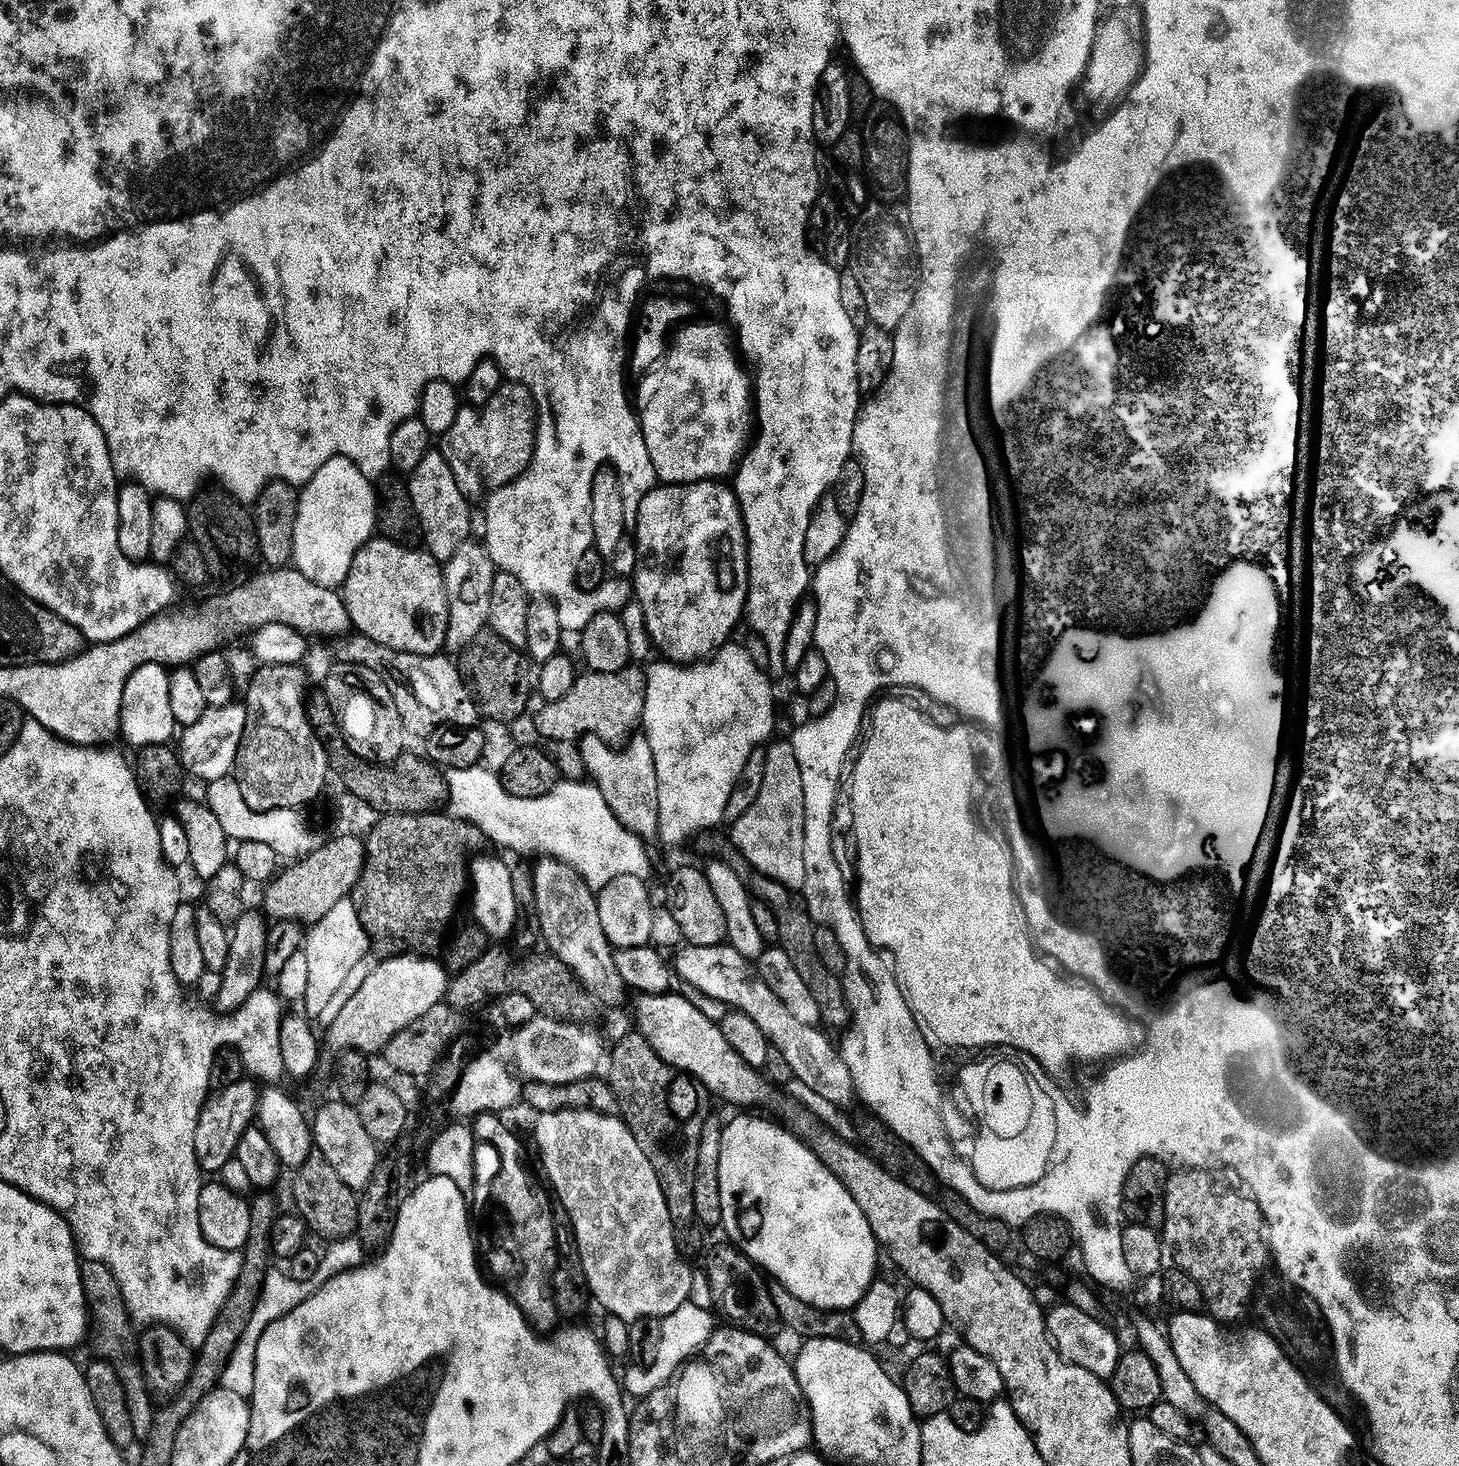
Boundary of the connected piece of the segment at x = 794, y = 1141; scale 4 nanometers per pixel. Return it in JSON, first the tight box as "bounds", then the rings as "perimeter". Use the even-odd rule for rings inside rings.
{"bounds":[718,1114,882,1312],"perimeter":[[[740,1114],[737,1120],[723,1125],[722,1158],[718,1166],[718,1178],[722,1190],[722,1218],[724,1219],[722,1232],[729,1236],[725,1237],[739,1248],[757,1268],[767,1273],[775,1283],[786,1286],[786,1290],[790,1290],[790,1294],[794,1294],[794,1298],[802,1298],[802,1302],[815,1308],[821,1308],[824,1312],[855,1310],[877,1279],[876,1259],[882,1256],[882,1249],[876,1242],[874,1230],[870,1230],[870,1222],[866,1222],[866,1214],[862,1214],[862,1206],[858,1206],[858,1202],[854,1202],[850,1190],[846,1190],[846,1186],[842,1186],[842,1182],[838,1182],[836,1175],[819,1160],[805,1141],[789,1131],[787,1127],[779,1128],[778,1125],[771,1124],[768,1120],[759,1120],[756,1116],[759,1115]]]}

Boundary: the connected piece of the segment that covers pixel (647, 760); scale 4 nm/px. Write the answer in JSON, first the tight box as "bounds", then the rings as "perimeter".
{"bounds":[578,734,660,842],"perimeter":[[[636,734],[619,748],[602,742],[602,738],[597,736],[586,736],[579,741],[578,747],[585,773],[590,777],[598,795],[610,806],[616,821],[644,842],[657,839],[660,836],[660,799],[651,739]]]}

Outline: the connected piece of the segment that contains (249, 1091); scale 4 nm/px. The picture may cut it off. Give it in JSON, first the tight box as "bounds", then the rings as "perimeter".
{"bounds":[194,1078,261,1174],"perimeter":[[[245,1078],[235,1082],[228,1089],[215,1093],[205,1104],[198,1118],[198,1130],[194,1130],[194,1154],[198,1154],[201,1173],[218,1174],[226,1166],[226,1162],[236,1159],[238,1142],[242,1142],[242,1134],[246,1134],[246,1130],[253,1127],[260,1111],[260,1094],[261,1089],[257,1081]]]}

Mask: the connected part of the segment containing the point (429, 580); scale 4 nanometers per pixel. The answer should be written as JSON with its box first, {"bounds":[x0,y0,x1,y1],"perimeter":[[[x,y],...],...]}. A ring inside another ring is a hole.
{"bounds":[342,538,448,656],"perimeter":[[[383,538],[369,540],[363,550],[354,558],[354,566],[350,566],[350,574],[346,578],[346,582],[342,585],[344,605],[352,619],[353,629],[359,635],[370,638],[390,650],[398,650],[399,652],[414,654],[415,656],[434,656],[445,651],[444,643],[448,637],[448,591],[444,585],[444,568],[442,567],[441,561],[435,560],[427,550],[421,550],[419,547],[417,547],[418,549],[403,548],[404,546],[403,543],[394,540],[385,540]]]}

